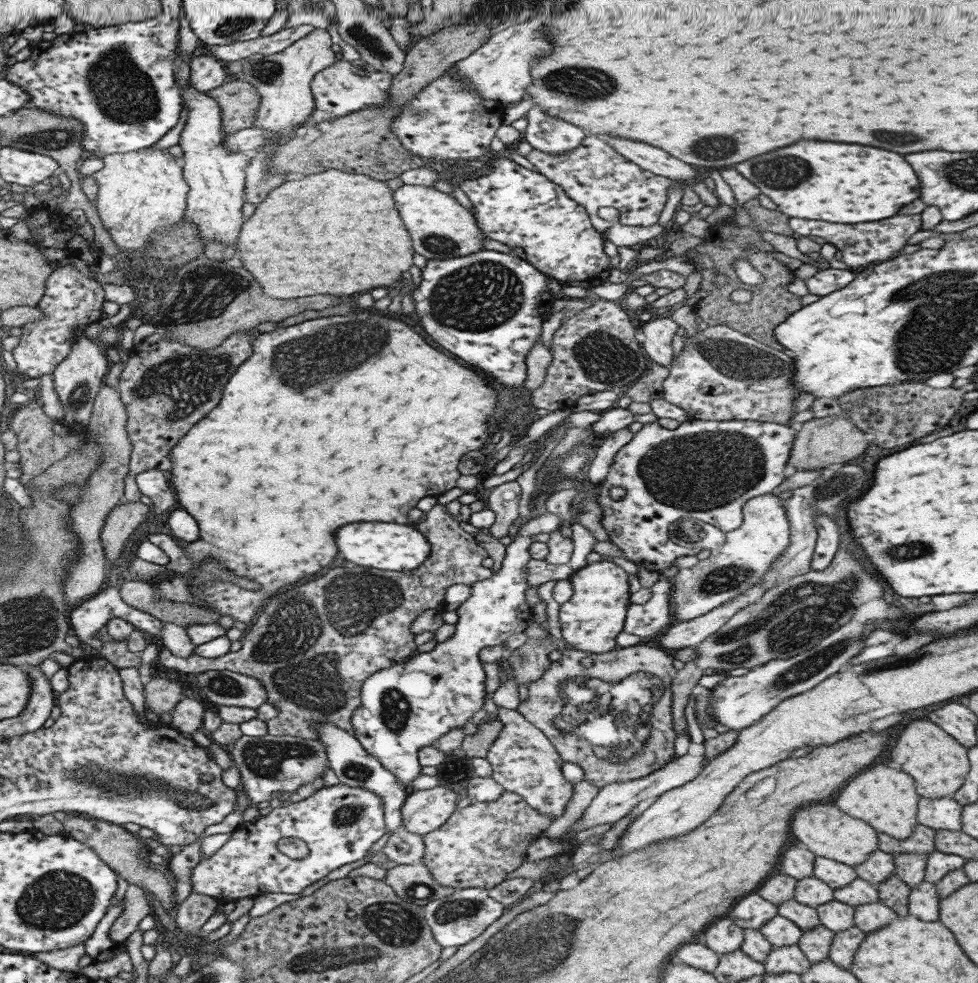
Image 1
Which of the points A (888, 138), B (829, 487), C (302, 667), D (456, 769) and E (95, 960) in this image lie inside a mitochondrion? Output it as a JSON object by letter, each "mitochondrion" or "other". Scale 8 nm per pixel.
{"A":"mitochondrion","B":"mitochondrion","C":"mitochondrion","D":"mitochondrion","E":"other"}

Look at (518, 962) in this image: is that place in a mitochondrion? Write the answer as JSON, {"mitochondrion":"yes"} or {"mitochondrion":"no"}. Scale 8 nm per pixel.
{"mitochondrion":"yes"}

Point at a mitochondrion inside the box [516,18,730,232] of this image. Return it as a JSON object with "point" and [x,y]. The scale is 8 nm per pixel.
{"point":[575,86]}

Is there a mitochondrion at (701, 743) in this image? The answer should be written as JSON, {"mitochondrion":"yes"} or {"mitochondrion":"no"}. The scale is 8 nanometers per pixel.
{"mitochondrion":"no"}

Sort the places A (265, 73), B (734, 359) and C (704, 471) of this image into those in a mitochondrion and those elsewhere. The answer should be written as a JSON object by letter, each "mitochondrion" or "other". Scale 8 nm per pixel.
{"A":"mitochondrion","B":"mitochondrion","C":"mitochondrion"}

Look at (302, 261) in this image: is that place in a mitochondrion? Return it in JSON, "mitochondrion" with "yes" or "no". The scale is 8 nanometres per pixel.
{"mitochondrion":"no"}

